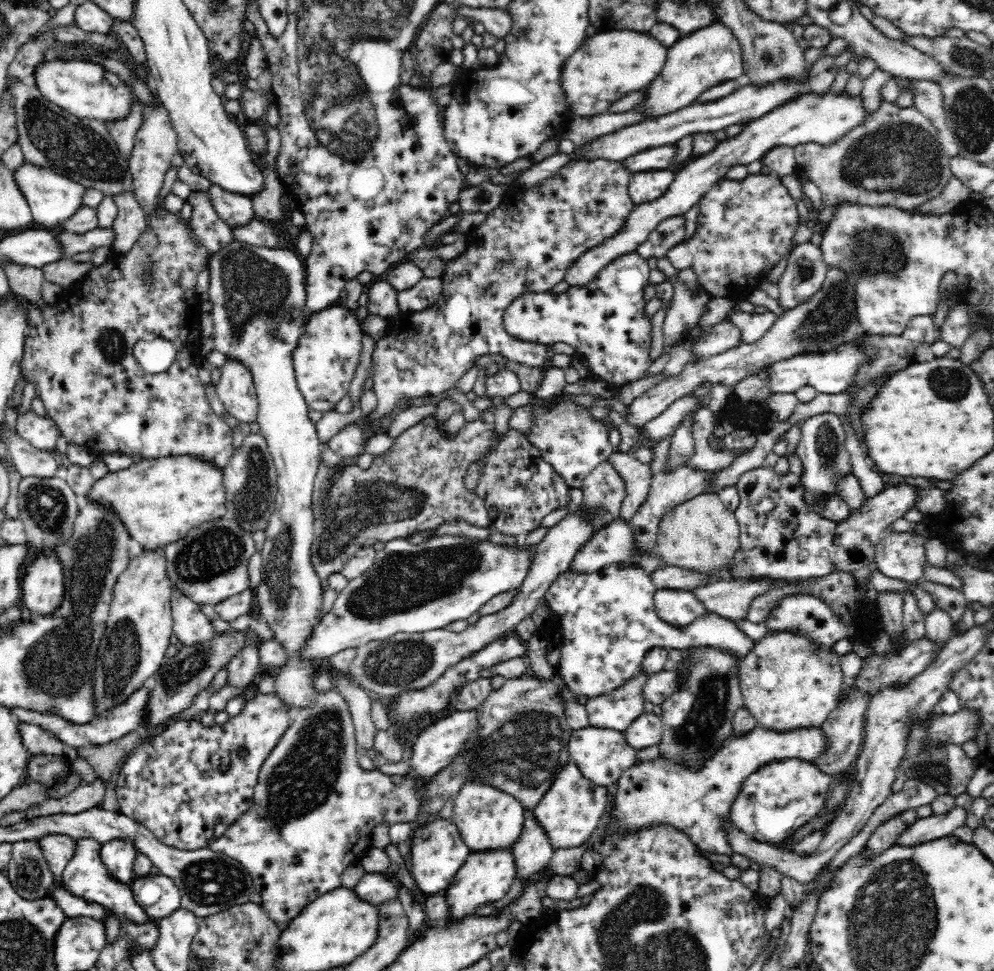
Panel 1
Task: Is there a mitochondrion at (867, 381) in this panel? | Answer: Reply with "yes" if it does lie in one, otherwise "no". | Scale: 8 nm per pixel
yes

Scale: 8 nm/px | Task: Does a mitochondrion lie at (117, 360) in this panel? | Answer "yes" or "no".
yes

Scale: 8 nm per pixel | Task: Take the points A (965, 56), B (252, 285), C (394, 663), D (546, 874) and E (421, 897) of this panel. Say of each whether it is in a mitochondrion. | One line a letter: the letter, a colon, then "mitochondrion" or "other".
A: mitochondrion
B: mitochondrion
C: mitochondrion
D: other
E: other

